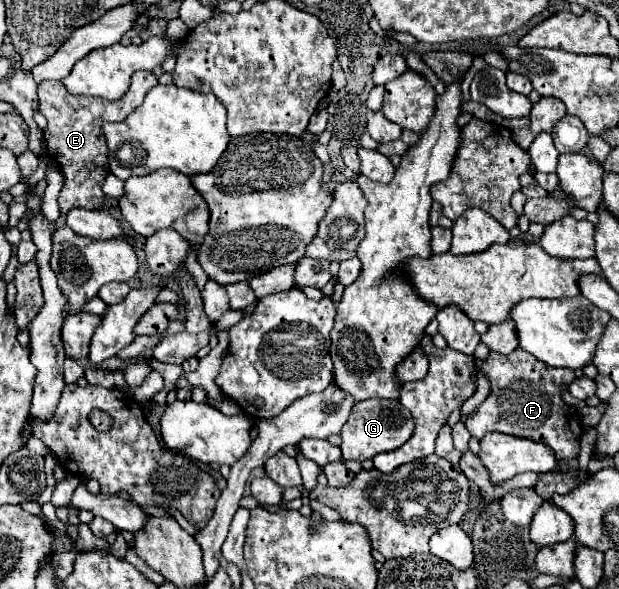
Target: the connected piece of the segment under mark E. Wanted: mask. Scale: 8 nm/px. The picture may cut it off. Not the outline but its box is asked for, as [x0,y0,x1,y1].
[37,72,157,216]

